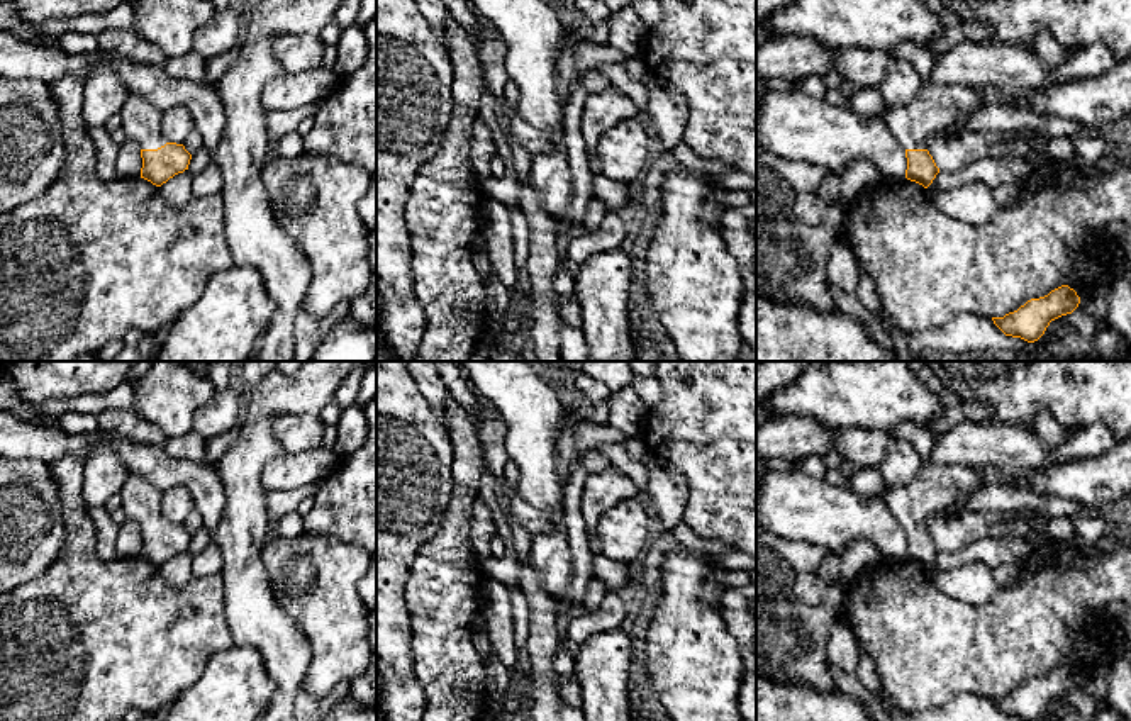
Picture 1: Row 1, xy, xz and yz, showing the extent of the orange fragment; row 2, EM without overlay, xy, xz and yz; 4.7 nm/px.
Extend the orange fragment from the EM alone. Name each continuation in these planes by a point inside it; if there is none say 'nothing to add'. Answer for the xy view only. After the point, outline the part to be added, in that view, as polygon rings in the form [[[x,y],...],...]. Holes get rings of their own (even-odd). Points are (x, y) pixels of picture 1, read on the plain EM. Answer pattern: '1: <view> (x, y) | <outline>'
1: xy (141, 501) | [[[131,473],[119,494],[122,497],[120,509],[127,519],[136,521],[141,529],[158,529],[168,523],[161,514],[163,492],[142,475]]]

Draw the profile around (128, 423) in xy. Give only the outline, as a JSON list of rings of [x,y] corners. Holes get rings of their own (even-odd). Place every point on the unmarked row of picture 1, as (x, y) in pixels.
[[[110,409],[97,416],[100,429],[124,436],[132,443],[161,446],[166,443],[166,434],[149,421],[142,419],[134,409]]]

